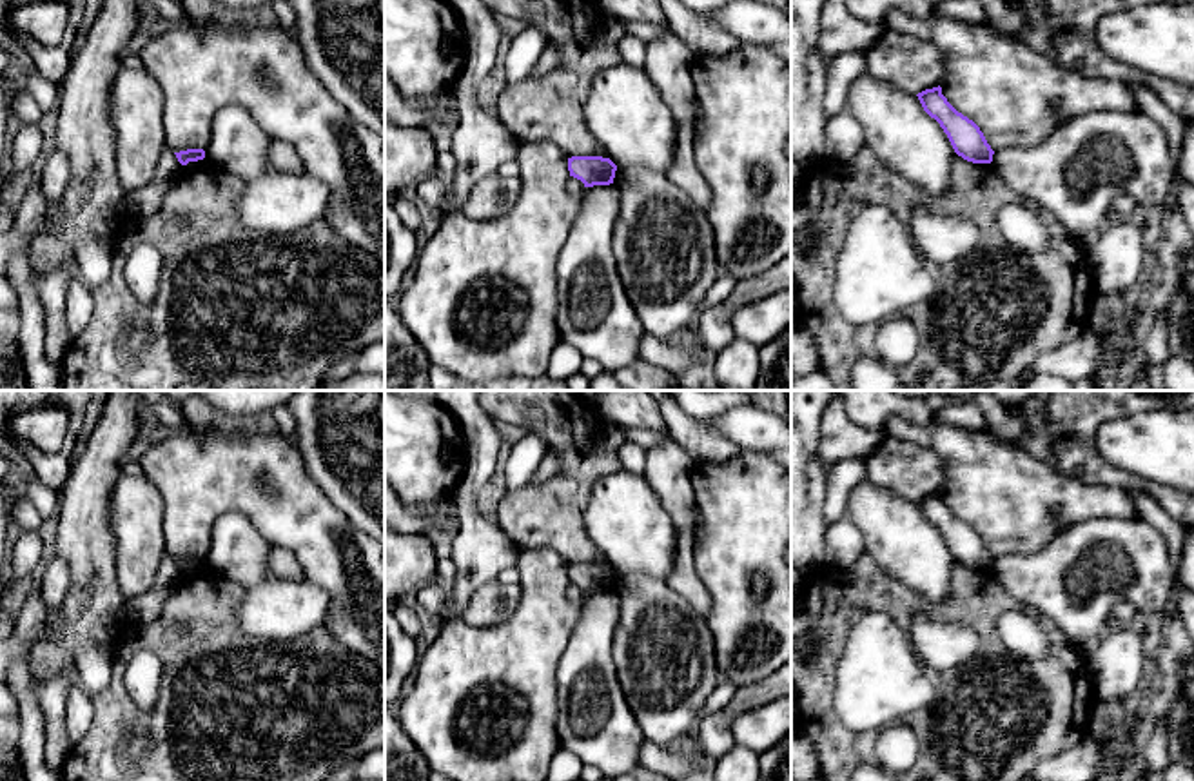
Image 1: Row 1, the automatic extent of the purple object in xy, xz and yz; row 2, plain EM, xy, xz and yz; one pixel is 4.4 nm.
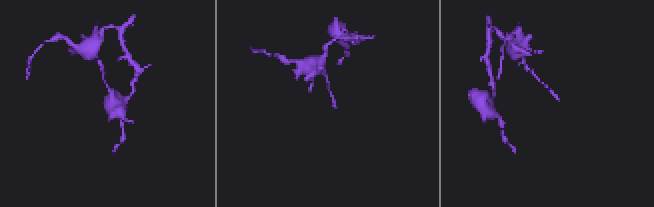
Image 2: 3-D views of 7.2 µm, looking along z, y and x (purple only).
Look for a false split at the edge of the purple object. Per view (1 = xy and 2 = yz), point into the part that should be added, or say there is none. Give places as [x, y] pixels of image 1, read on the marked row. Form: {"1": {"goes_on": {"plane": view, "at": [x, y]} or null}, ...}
{"1": {"goes_on": null}, "2": {"goes_on": null}}

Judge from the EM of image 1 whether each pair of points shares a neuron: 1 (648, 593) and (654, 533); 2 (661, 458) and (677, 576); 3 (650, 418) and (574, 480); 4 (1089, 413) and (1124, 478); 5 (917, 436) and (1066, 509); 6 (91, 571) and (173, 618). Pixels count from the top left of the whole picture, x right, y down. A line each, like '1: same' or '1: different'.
1: different
2: same
3: different
4: same
5: same
6: different

